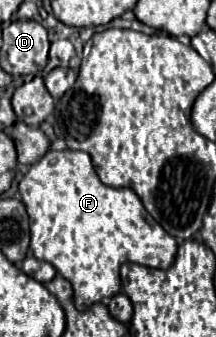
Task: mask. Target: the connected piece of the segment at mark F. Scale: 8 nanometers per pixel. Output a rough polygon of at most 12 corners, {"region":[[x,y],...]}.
{"region":[[47,151],[19,183],[31,251],[77,309],[123,263],[169,269],[177,241],[85,151]]}

